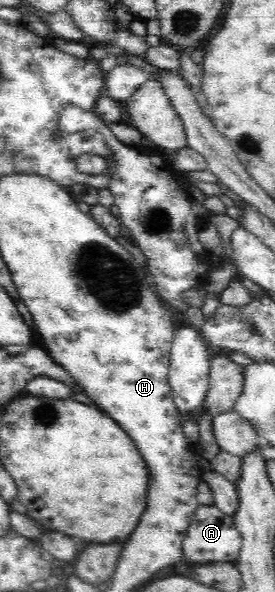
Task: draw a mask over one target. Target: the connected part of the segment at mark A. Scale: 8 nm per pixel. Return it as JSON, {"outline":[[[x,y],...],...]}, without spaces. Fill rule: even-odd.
{"outline":[[[200,505],[190,518],[188,534],[184,538],[182,546],[183,559],[192,564],[204,564],[206,562],[228,562],[237,564],[241,552],[242,537],[235,526],[235,519],[219,508],[212,505]]]}

